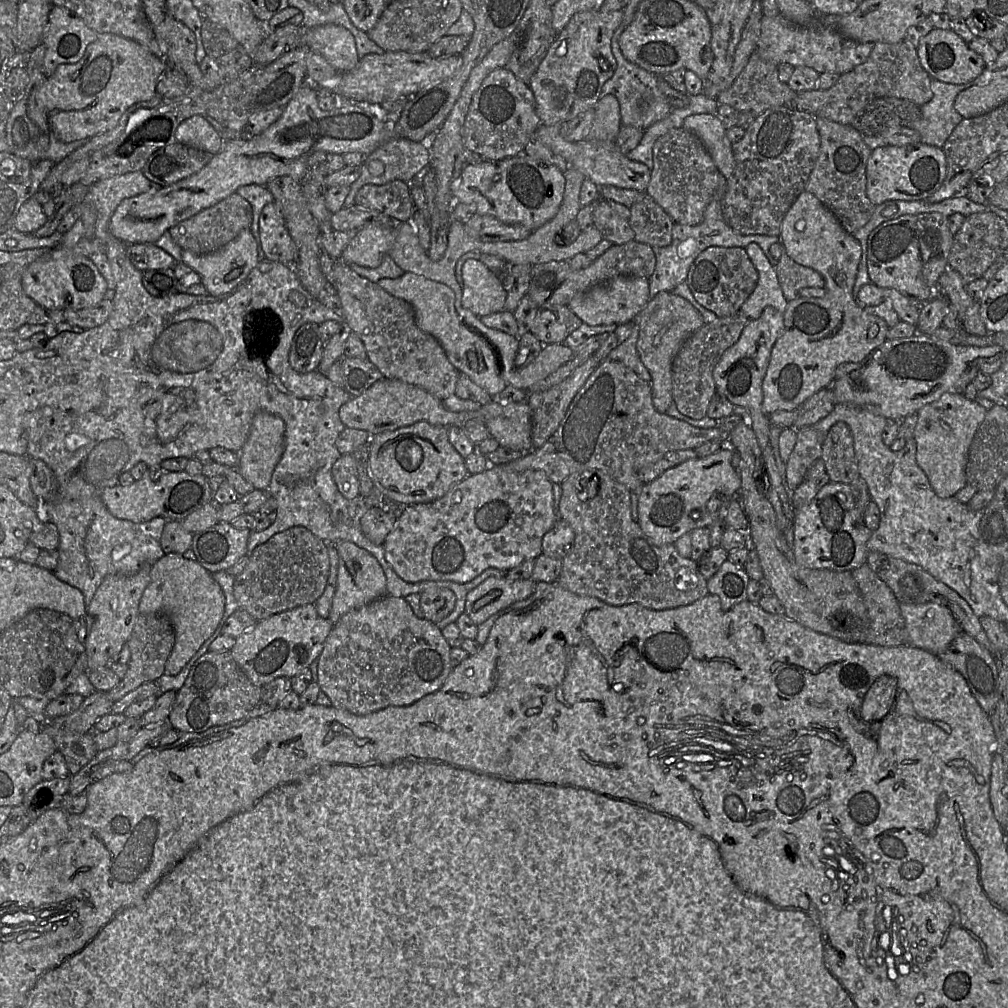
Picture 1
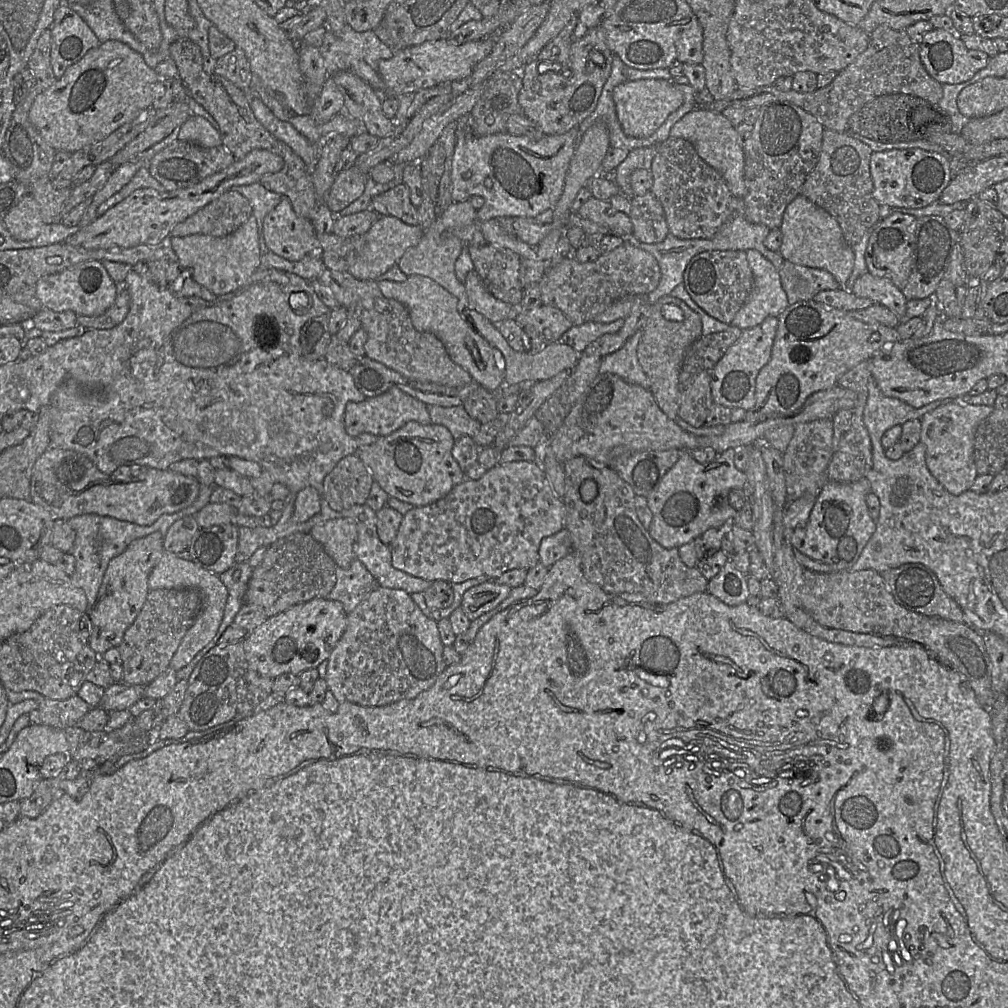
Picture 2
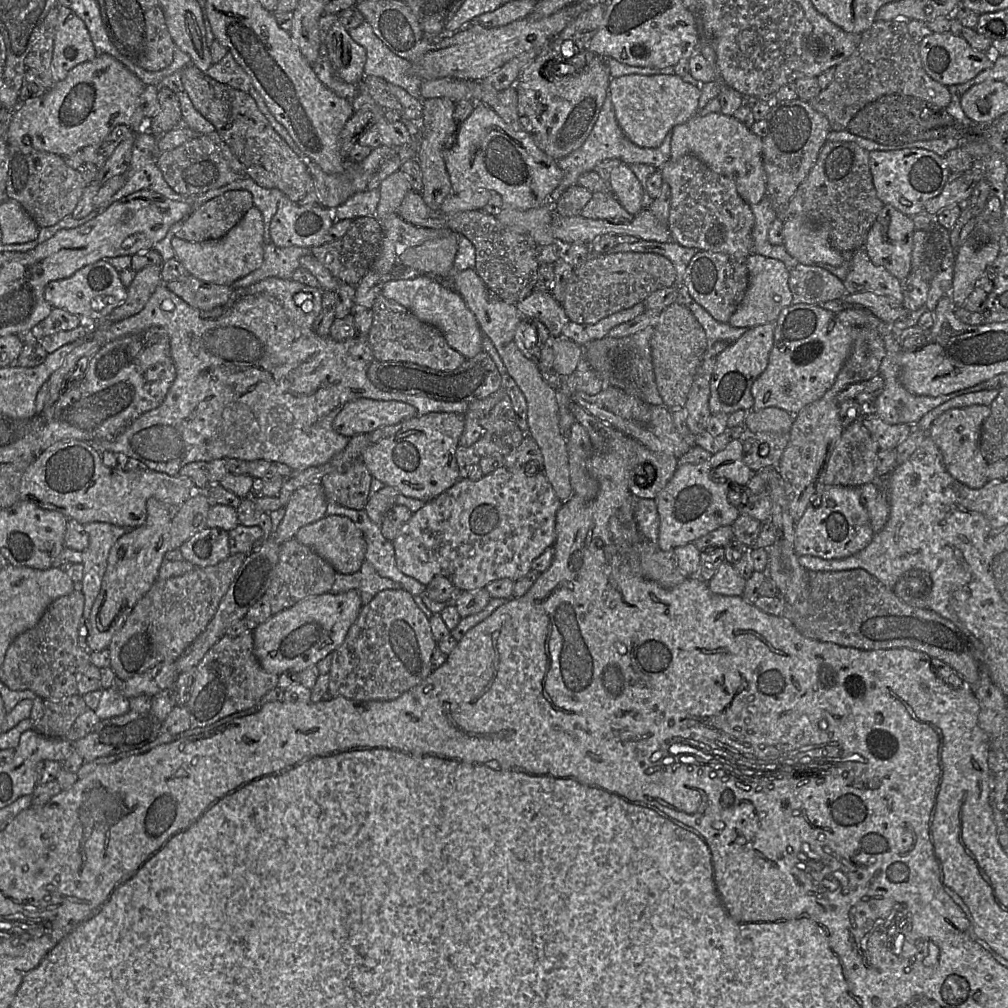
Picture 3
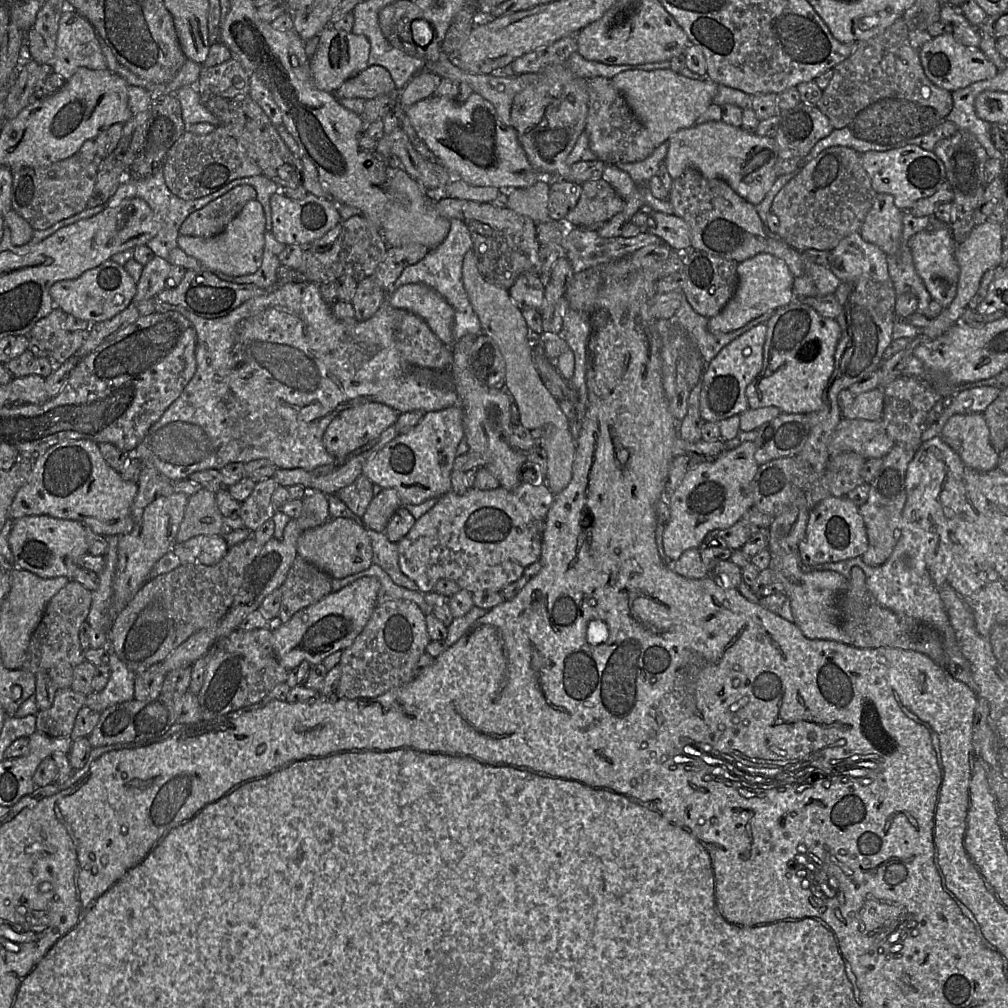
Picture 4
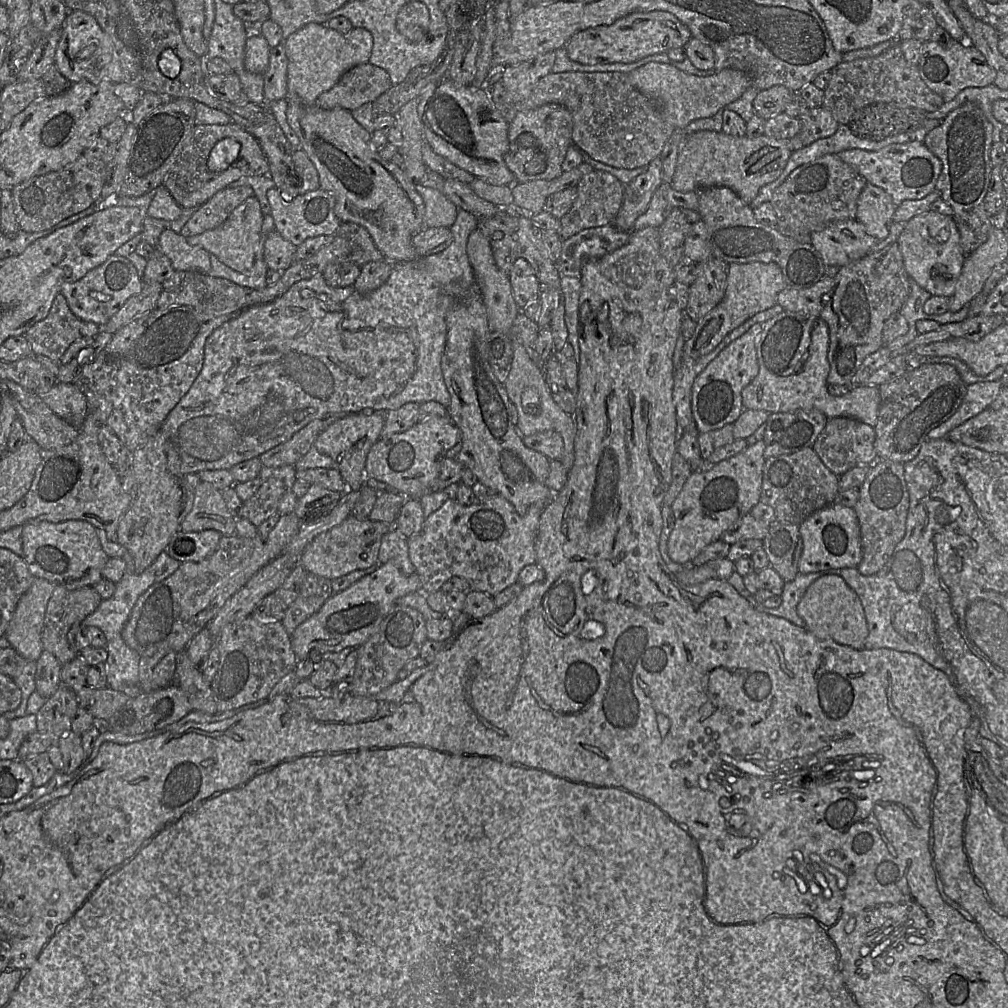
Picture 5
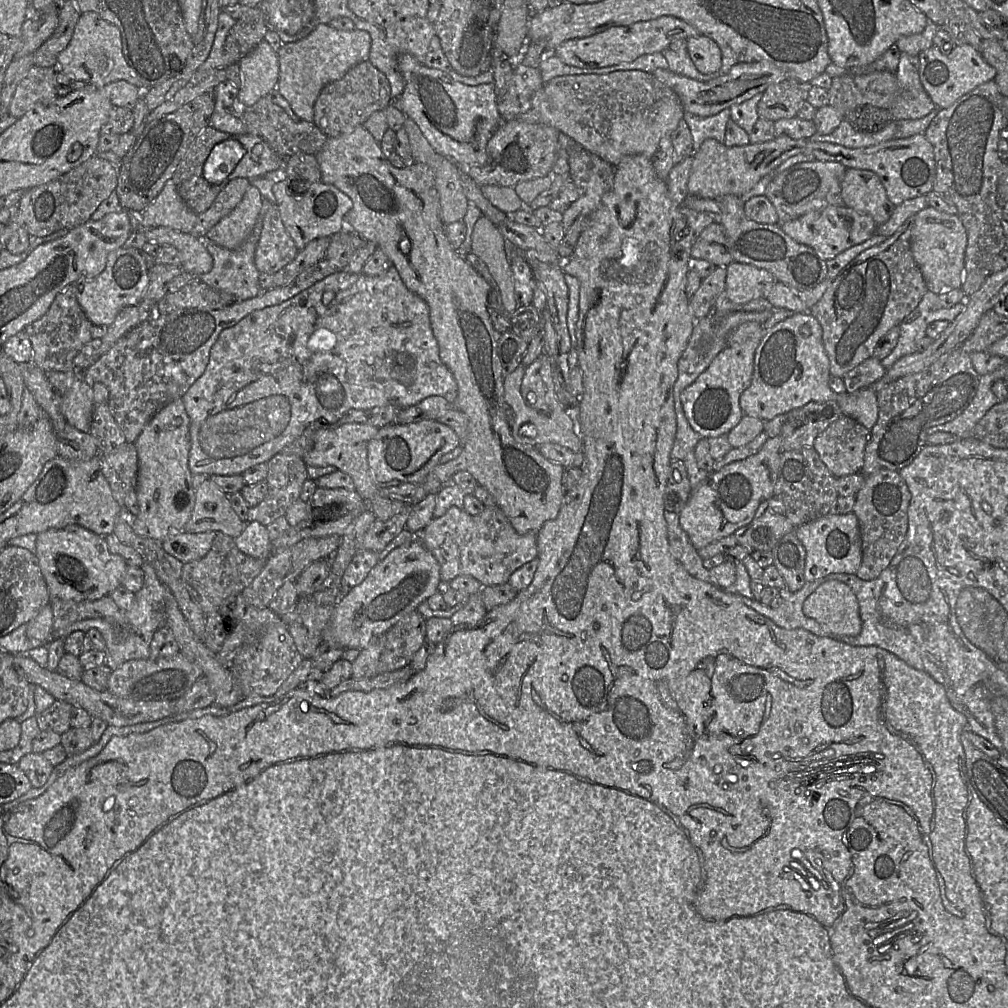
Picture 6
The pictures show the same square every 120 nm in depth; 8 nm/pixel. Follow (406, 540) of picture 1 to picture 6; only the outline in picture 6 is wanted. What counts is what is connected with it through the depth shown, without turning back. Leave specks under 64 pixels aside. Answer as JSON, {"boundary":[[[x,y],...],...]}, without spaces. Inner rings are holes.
{"boundary":[[[452,506],[416,535],[440,565],[442,588],[458,576],[472,576],[483,587],[507,584],[517,569],[537,557],[537,533],[518,534],[497,506],[485,507],[476,516]]]}

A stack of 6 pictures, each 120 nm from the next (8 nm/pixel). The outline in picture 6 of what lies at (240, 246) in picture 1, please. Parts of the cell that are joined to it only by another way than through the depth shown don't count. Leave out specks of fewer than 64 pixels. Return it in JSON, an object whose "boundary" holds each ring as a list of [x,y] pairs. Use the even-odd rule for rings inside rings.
{"boundary":[[[250,186],[240,204],[220,220],[204,238],[229,249],[238,249],[249,237],[262,207],[263,197],[259,190]]]}

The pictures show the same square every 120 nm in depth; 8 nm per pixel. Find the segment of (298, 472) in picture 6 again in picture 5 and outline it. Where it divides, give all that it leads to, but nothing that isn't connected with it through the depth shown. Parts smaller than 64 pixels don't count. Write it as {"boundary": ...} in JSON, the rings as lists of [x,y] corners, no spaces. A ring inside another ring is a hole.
{"boundary":[[[294,465],[265,467],[259,474],[260,486],[256,493],[243,503],[240,518],[248,519],[257,528],[268,518],[278,512],[281,499],[292,492],[296,482]]]}

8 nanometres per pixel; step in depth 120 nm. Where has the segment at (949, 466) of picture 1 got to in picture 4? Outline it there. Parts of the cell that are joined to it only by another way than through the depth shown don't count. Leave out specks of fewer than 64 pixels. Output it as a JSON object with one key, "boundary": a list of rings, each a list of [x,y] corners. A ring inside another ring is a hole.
{"boundary":[[[956,414],[948,419],[940,434],[963,463],[978,472],[997,468],[999,453],[990,443],[990,433],[983,414]]]}

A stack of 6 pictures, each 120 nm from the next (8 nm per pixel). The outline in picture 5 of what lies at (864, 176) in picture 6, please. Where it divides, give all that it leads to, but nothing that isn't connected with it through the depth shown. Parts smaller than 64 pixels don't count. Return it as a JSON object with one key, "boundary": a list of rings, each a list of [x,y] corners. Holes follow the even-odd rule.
{"boundary":[[[866,183],[857,200],[856,219],[863,224],[869,235],[881,240],[889,234],[895,209],[892,197],[886,191]]]}

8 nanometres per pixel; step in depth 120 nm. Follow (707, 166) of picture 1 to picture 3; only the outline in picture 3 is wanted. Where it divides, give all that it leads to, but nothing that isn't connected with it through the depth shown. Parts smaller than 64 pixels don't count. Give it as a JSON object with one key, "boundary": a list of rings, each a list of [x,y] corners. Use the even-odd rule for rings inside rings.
{"boundary":[[[693,154],[669,159],[657,171],[670,187],[668,228],[673,242],[735,258],[747,259],[752,254],[755,217],[750,205],[739,196],[733,179],[713,172]]]}

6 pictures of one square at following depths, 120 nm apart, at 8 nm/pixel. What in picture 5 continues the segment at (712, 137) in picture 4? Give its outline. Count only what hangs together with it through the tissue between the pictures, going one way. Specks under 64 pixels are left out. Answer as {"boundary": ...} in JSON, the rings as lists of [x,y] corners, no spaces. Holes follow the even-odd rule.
{"boundary":[[[723,131],[688,133],[679,151],[671,187],[681,192],[723,186],[733,190],[742,201],[751,204],[765,185],[775,181],[785,168],[792,150],[790,139],[734,137]]]}

